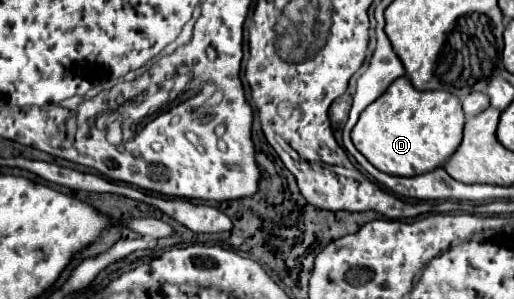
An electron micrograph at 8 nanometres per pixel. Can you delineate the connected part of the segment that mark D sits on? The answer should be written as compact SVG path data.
M408 77L396 79L360 115L352 141L360 153L388 175L414 177L442 167L462 141L464 113L460 99L448 91L418 91Z

